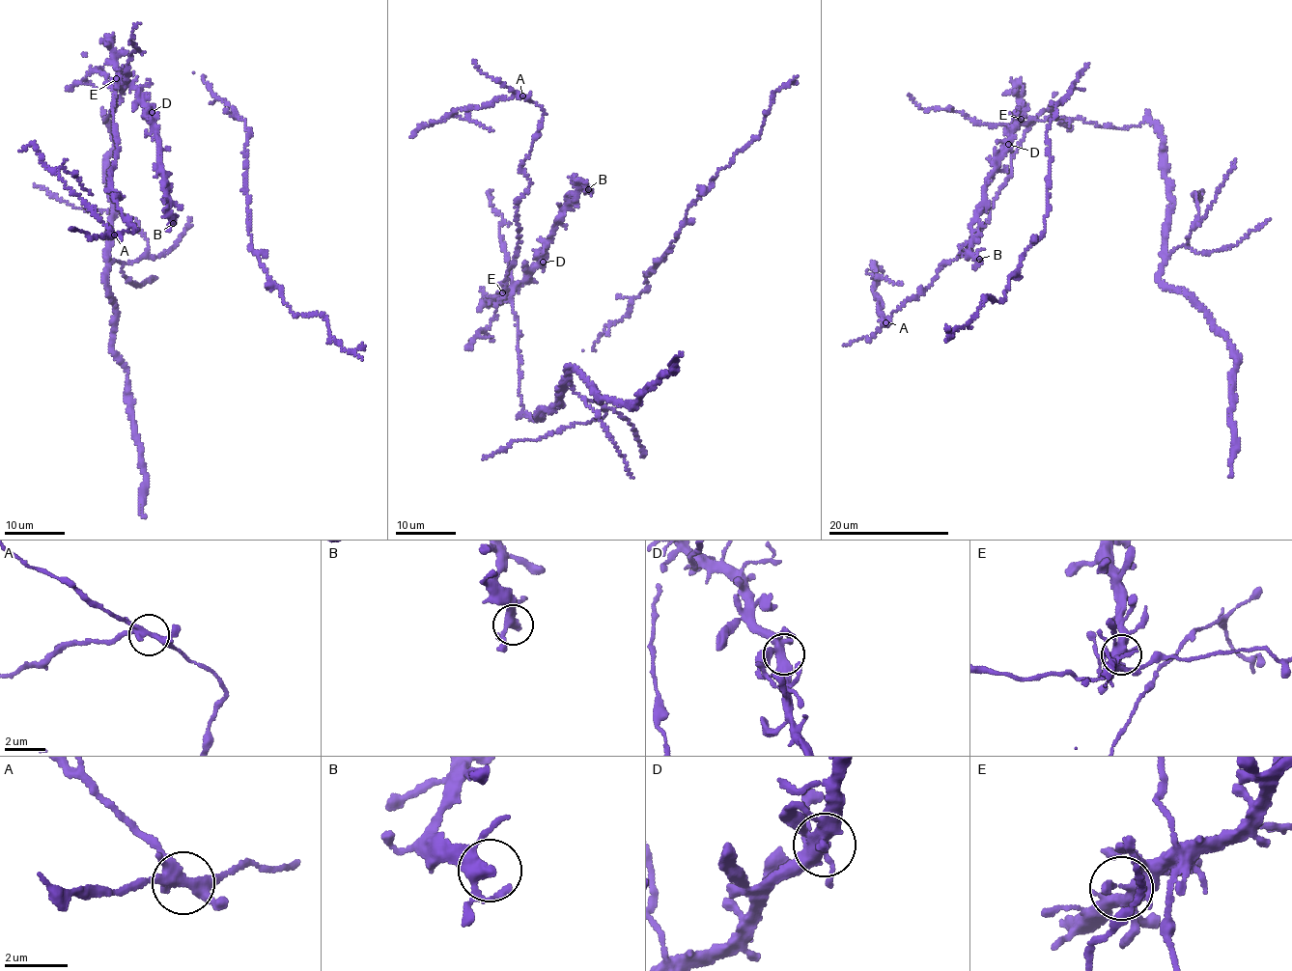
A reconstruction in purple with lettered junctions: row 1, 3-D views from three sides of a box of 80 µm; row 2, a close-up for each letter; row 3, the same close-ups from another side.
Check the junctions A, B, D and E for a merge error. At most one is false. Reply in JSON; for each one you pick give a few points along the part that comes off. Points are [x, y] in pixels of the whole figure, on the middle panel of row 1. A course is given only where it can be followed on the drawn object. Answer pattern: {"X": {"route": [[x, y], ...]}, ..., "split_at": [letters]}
{"A": {"route": [[522, 96], [494, 99], [483, 107], [449, 115], [456, 114], [492, 130]]}, "split_at": ["A"]}

